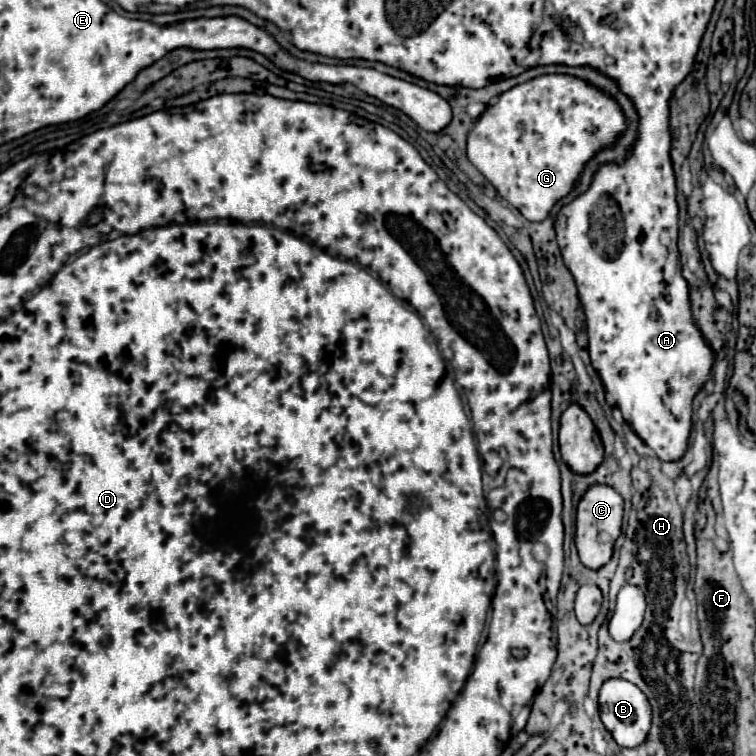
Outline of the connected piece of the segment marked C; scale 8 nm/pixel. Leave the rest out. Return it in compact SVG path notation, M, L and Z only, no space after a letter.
M594 484L586 490L578 504L578 516L576 516L576 548L582 564L586 568L600 568L612 558L612 548L614 540L620 536L620 526L622 526L622 496L612 488L612 486L602 486Z

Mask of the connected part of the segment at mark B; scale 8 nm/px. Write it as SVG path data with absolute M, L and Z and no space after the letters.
M610 678L602 684L598 702L600 702L602 724L620 746L634 748L634 746L638 746L646 740L648 730L650 730L652 710L650 710L650 704L648 704L646 696L642 694L642 690L638 686L626 684L626 680L622 680L622 678Z

